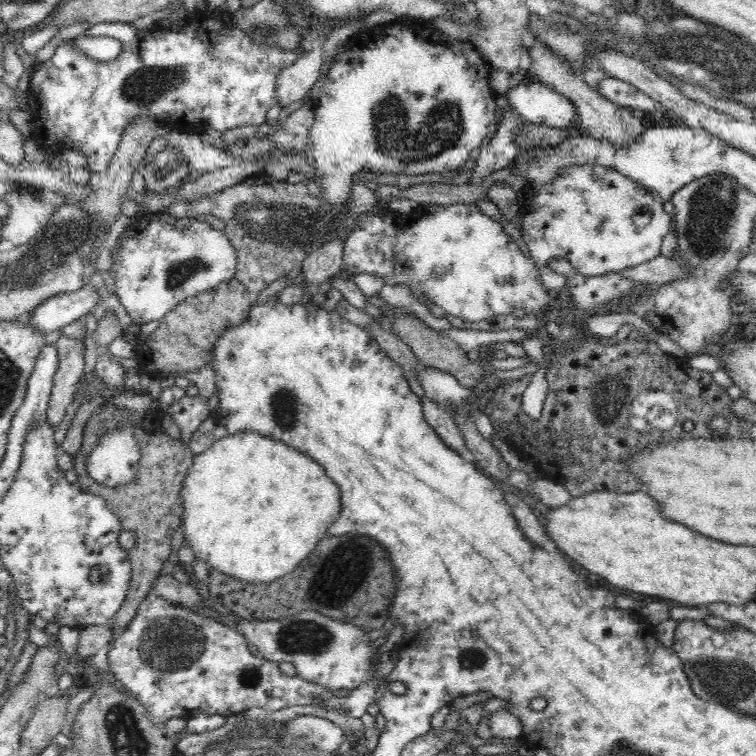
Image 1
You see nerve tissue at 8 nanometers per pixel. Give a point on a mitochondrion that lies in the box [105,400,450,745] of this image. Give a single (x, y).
(173, 644)

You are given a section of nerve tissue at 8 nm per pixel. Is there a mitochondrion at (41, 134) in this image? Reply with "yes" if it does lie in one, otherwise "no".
no

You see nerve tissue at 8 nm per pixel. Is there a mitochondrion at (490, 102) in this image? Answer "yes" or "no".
no

